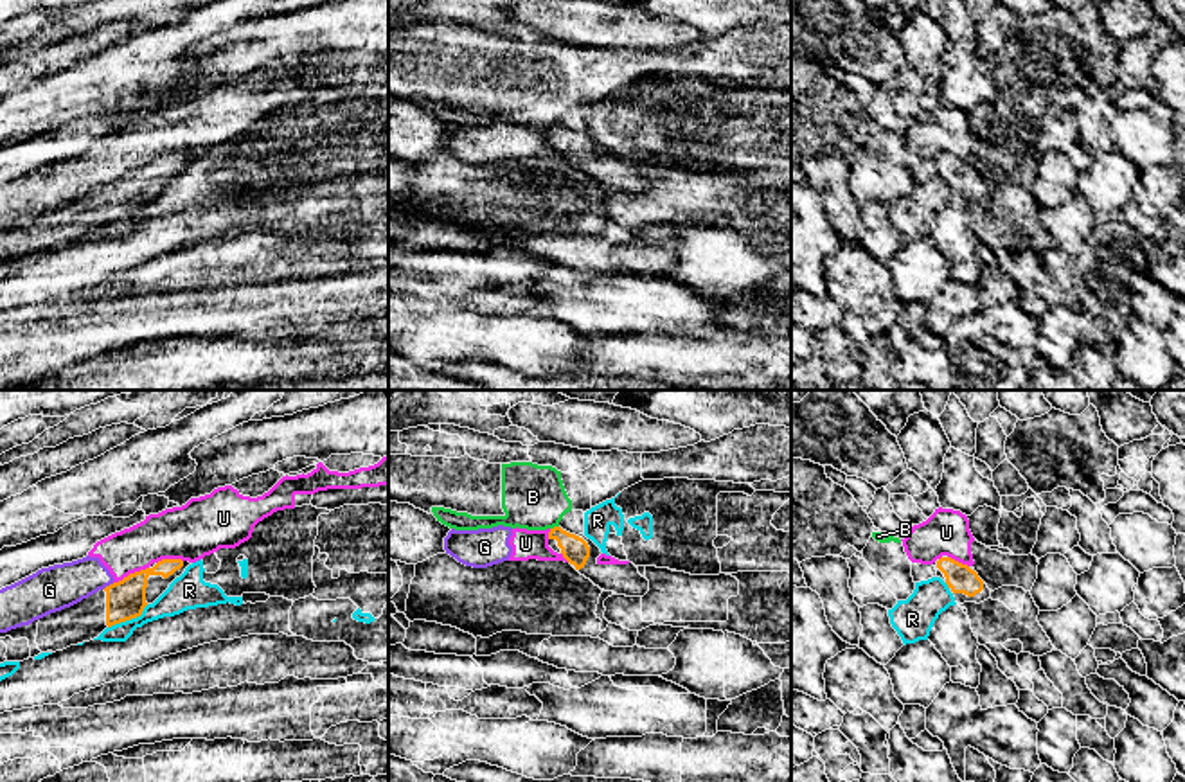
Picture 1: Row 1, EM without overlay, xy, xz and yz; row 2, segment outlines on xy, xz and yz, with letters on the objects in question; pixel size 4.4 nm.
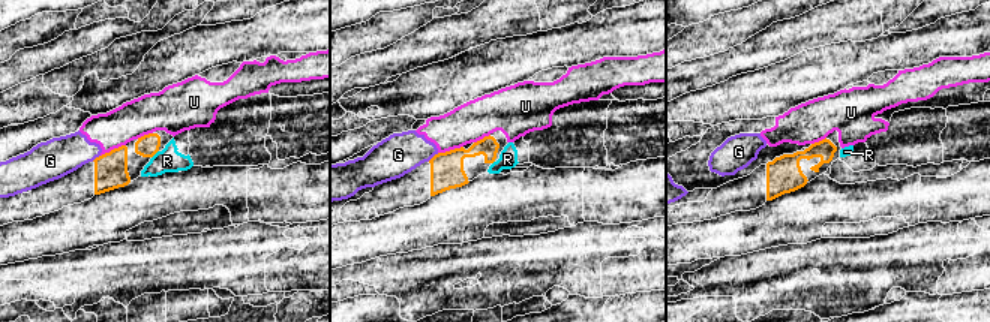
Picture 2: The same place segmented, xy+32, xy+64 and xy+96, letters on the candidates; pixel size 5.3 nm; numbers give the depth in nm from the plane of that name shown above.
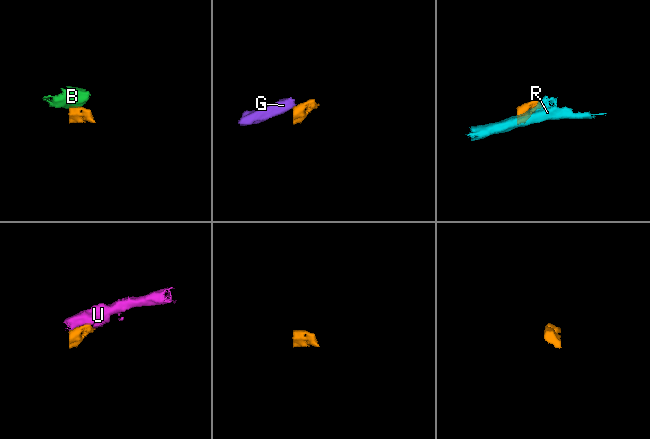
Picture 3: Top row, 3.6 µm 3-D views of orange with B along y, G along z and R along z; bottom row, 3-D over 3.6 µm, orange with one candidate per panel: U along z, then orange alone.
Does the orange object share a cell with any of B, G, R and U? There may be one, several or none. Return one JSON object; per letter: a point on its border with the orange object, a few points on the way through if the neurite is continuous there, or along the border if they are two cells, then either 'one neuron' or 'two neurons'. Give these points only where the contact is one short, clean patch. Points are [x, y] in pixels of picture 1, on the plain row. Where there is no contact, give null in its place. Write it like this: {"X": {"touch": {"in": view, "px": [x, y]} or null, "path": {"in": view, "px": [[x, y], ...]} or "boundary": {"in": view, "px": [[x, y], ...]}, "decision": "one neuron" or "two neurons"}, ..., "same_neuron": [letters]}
{"B": {"touch": {"in": "xz", "px": [554, 124]}, "boundary": {"in": "xz", "px": [[558, 123], [551, 126]]}, "decision": "two neurons"}, "G": {"touch": {"in": "xy", "px": [110, 182]}, "boundary": {"in": "xy", "px": [[114, 180], [103, 186]]}, "decision": "two neurons"}, "R": {"touch": {"in": "xy", "px": [128, 216]}, "boundary": {"in": "xy", "px": [[148, 202], [139, 213], [108, 225]]}, "decision": "two neurons"}, "U": {"touch": {"in": "xy", "px": [130, 171]}, "boundary": {"in": "xy", "px": [[148, 164], [130, 169], [114, 180]]}, "decision": "two neurons"}, "same_neuron": []}

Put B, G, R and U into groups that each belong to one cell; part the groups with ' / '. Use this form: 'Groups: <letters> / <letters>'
Groups: B / G U / R

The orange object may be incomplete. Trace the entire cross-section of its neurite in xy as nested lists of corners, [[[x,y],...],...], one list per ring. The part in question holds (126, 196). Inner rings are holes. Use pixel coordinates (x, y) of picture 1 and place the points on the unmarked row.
[[[162,156],[70,205],[0,230],[0,261],[63,248],[97,235],[106,225],[140,214],[189,162],[192,160]]]

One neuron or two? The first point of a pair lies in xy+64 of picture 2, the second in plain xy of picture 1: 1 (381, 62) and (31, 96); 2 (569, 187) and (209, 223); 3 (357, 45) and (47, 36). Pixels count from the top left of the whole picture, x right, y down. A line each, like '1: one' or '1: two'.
1: two
2: one
3: two

